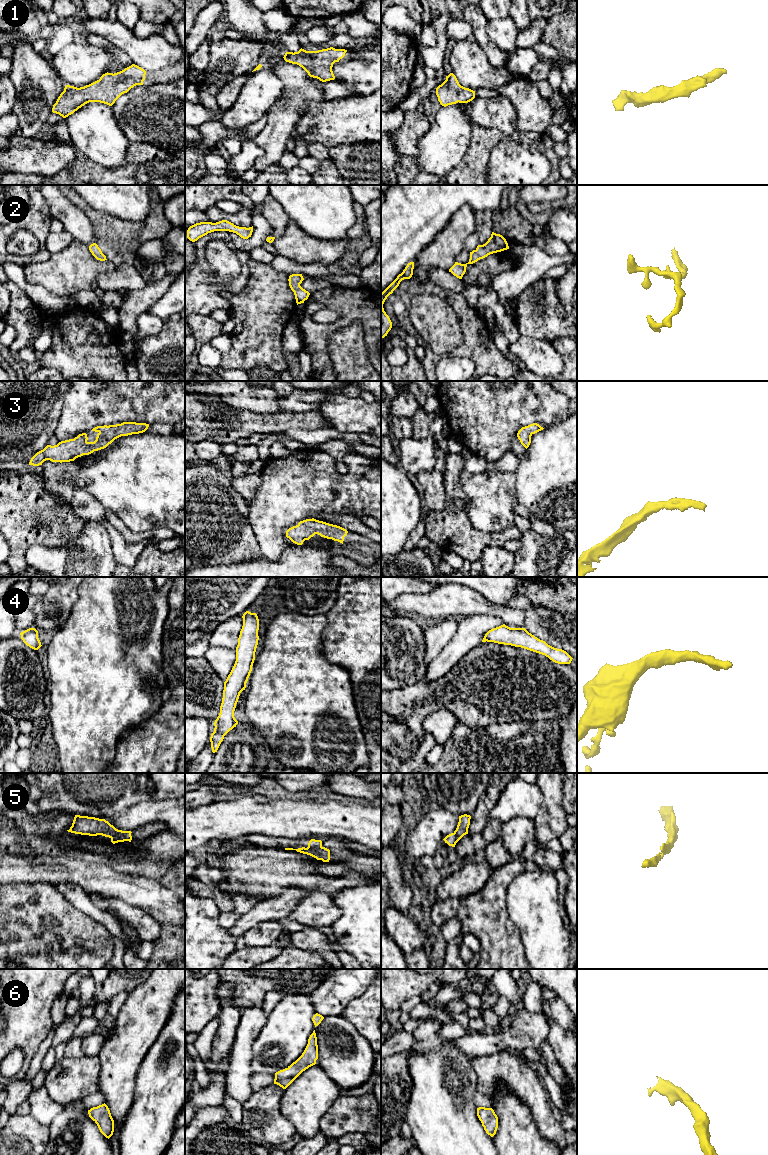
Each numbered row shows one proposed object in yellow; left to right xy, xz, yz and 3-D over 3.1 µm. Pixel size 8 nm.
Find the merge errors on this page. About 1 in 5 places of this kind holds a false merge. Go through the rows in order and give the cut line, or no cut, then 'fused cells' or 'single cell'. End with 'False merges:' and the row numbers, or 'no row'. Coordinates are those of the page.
1: no cut | single cell
2: no cut | single cell
3: no cut | single cell
4: no cut | single cell
5: no cut | single cell
6: no cut | single cell
False merges: no row

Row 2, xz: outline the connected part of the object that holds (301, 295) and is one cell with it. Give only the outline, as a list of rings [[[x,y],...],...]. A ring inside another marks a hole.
[[[292,274],[289,276],[289,286],[291,290],[294,292],[296,303],[301,304],[304,303],[305,300],[308,299],[310,293],[303,289],[300,284],[304,280],[302,274]]]

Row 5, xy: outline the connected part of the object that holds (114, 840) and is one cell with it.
[[[75,815],[72,826],[67,831],[89,836],[102,835],[109,837],[113,844],[132,840],[131,831],[118,830],[105,819],[88,816]]]

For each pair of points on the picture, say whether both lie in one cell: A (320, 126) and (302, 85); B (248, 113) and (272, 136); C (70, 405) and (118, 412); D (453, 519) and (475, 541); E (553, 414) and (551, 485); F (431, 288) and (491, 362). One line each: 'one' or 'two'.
A: two
B: two
C: one
D: one
E: two
F: one

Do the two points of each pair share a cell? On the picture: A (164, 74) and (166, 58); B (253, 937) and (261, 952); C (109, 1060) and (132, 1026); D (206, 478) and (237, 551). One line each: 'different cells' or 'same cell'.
A: different cells
B: different cells
C: same cell
D: same cell

